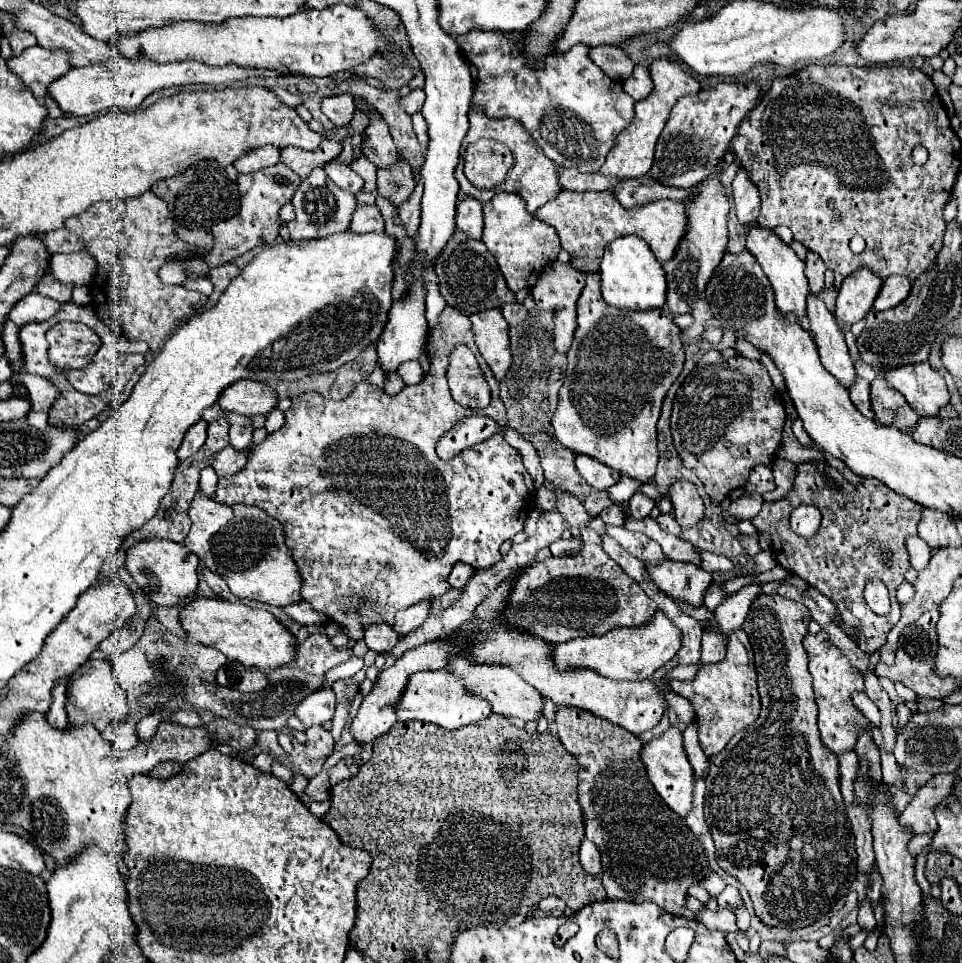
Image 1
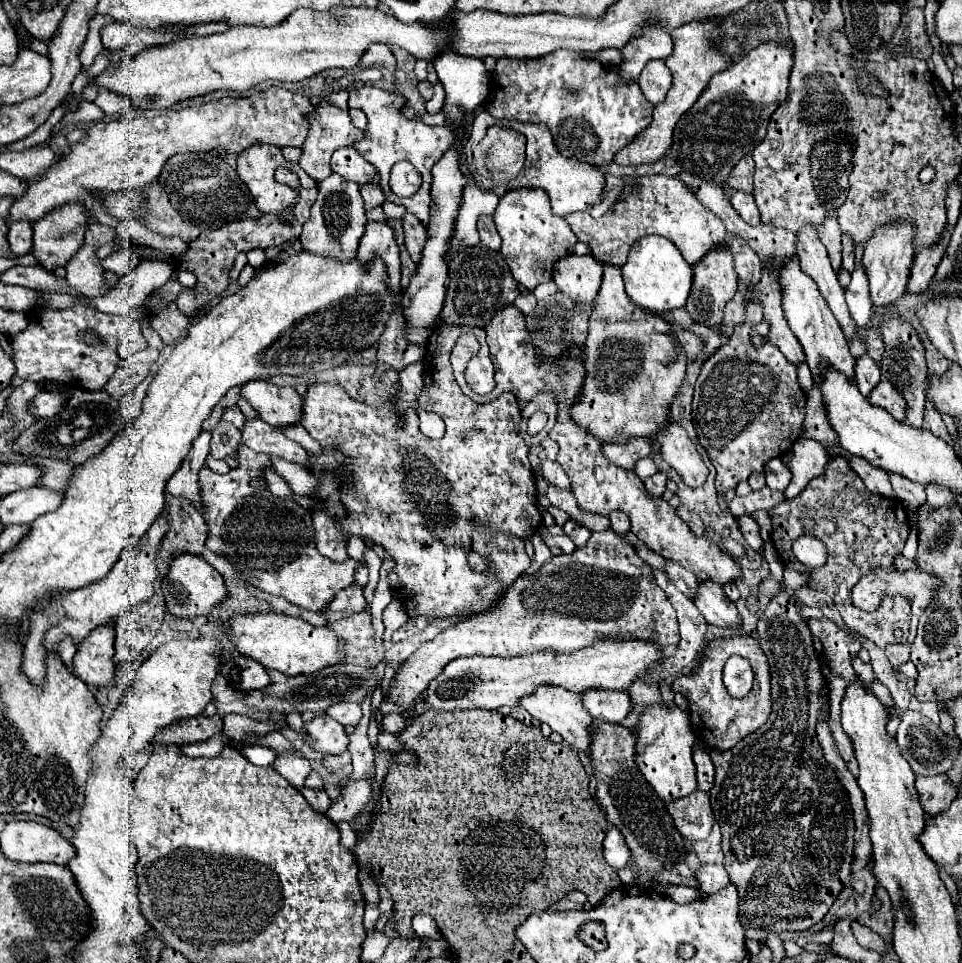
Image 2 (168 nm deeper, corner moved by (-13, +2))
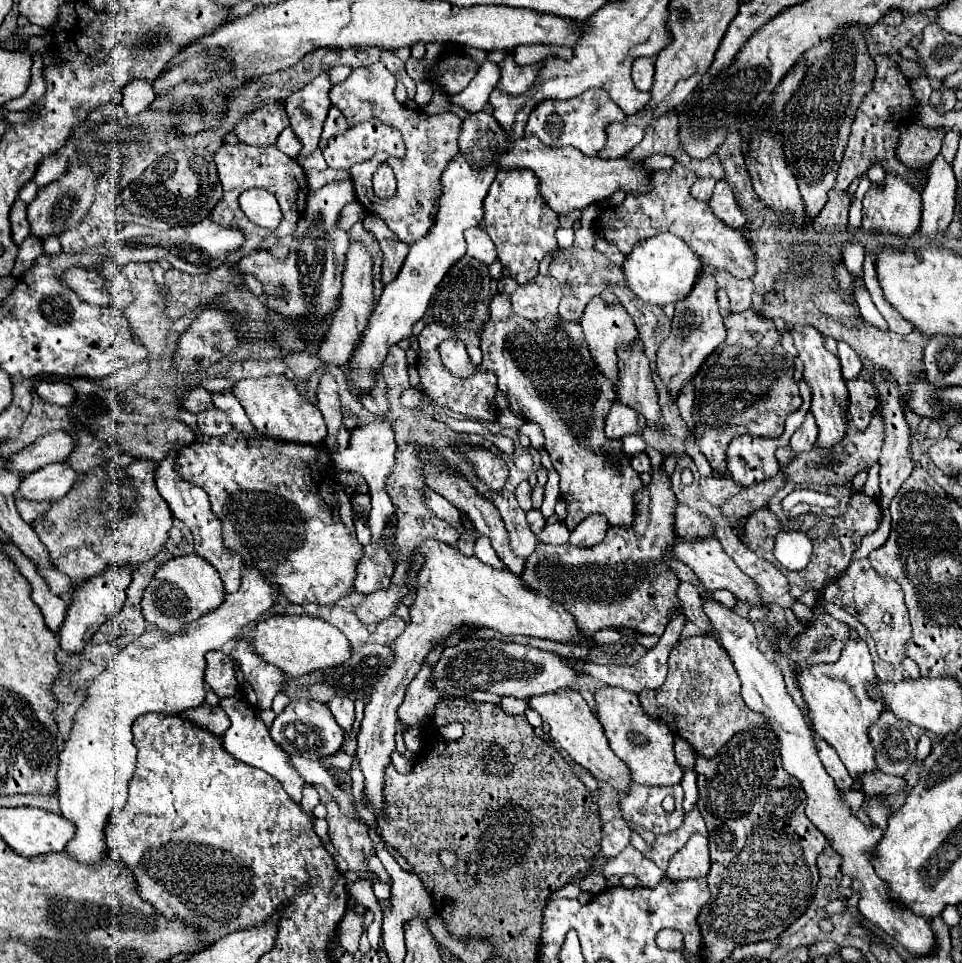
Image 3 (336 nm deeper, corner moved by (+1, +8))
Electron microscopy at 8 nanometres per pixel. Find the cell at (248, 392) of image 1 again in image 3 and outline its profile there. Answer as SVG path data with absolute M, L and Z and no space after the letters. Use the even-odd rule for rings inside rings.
M264 376L264 378L248 378L238 380L232 388L232 394L240 400L254 428L264 436L300 444L320 444L326 438L326 424L320 410L310 404L304 396L298 394L294 382L286 376Z

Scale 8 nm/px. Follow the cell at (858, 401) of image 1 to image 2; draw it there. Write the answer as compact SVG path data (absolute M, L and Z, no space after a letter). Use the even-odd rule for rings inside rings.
M860 356L856 360L856 384L858 384L858 390L864 398L868 398L870 390L880 382L880 368L878 364L868 356Z

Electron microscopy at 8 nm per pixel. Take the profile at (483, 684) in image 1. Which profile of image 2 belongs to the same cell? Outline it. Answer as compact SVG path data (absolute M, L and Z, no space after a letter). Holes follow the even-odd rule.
M538 686L536 694L524 696L520 700L520 706L526 708L532 714L532 718L536 718L538 722L548 724L552 728L552 732L558 732L566 744L570 744L572 748L590 756L594 718L586 712L586 708L582 704L582 694L574 694L564 688L556 688L556 686Z

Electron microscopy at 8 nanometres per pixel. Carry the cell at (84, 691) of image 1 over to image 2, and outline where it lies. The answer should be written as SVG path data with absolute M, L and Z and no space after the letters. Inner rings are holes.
M104 624L78 644L72 670L88 686L108 686L114 678L114 624Z

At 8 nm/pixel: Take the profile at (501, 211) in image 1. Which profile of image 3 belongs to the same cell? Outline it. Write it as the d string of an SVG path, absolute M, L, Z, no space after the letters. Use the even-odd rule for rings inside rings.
M532 170L496 174L488 196L484 198L484 228L498 248L498 260L518 284L530 282L538 274L540 260L558 248L558 216L540 198L536 174L532 174Z

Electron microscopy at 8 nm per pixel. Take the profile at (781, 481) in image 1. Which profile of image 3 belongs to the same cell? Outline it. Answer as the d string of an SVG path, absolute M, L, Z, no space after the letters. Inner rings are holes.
M808 412L804 424L792 434L792 438L790 438L790 448L792 448L794 454L810 452L810 450L814 448L814 444L816 444L816 438L818 438L818 426L816 426L812 414Z

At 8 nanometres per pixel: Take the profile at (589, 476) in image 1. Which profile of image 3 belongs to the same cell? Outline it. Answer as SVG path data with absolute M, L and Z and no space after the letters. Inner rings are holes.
M616 400L606 418L606 428L604 428L606 436L610 440L622 440L628 434L642 434L642 430L644 430L644 418L640 418L638 414L632 414L628 406Z

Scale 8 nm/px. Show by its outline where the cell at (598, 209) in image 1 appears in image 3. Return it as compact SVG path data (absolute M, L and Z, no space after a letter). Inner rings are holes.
M674 164L670 170L654 170L650 174L652 190L636 196L628 194L626 202L620 204L620 210L616 208L616 216L620 214L620 220L612 228L618 232L618 238L610 238L610 242L616 244L622 254L628 254L628 250L632 250L638 240L650 238L660 232L670 232L680 236L704 266L724 268L736 278L752 278L756 272L754 252L744 234L740 230L732 230L730 226L724 226L724 222L720 222L720 218L712 214L712 208L706 202L696 200L690 194L690 186L694 182L696 174L680 164Z

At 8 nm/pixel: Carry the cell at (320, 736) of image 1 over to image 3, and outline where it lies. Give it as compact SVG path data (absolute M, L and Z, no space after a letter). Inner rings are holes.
M292 700L284 708L284 712L276 716L274 724L270 726L270 736L290 756L300 754L300 756L318 760L322 756L328 756L328 754L334 754L340 750L342 740L344 740L344 730L336 724L336 720L330 714L326 704L320 704L316 700Z

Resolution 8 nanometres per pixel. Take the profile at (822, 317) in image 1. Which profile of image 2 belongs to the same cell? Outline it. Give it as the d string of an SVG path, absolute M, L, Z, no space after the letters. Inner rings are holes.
M802 228L798 232L798 248L796 248L796 258L800 262L802 272L806 272L816 284L820 294L826 298L832 314L840 322L846 338L854 336L854 320L850 318L846 300L844 300L844 290L838 284L836 272L830 266L828 254L824 244L818 240L818 234L814 228Z

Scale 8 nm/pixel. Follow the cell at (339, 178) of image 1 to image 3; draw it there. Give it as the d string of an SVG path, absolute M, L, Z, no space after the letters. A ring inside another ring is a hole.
M370 120L332 136L322 154L328 168L350 170L354 164L366 162L380 150L392 156L404 156L404 142L398 130Z

